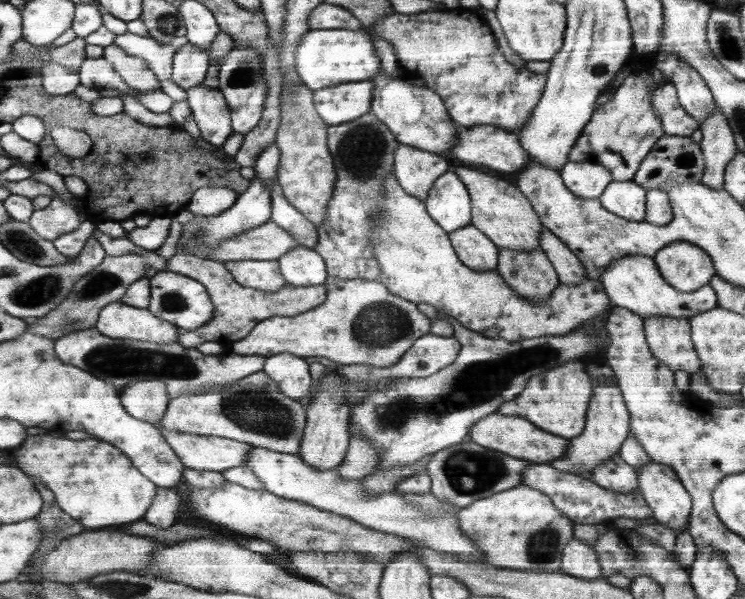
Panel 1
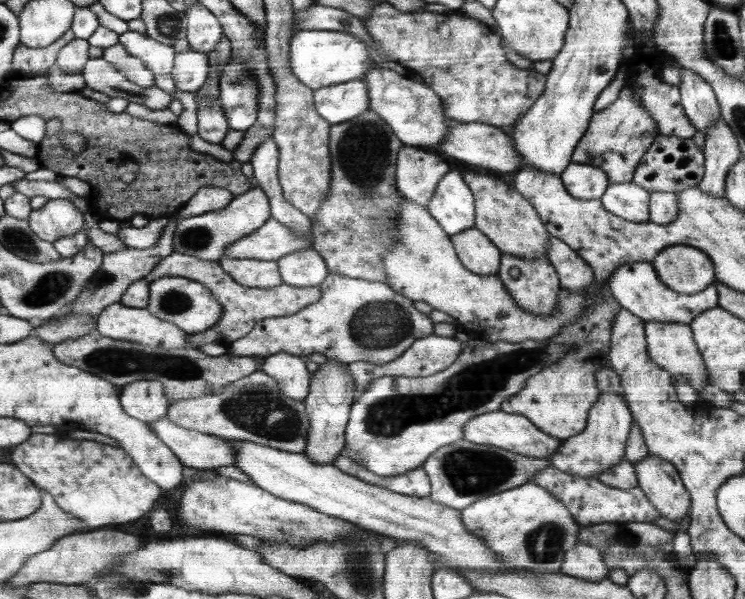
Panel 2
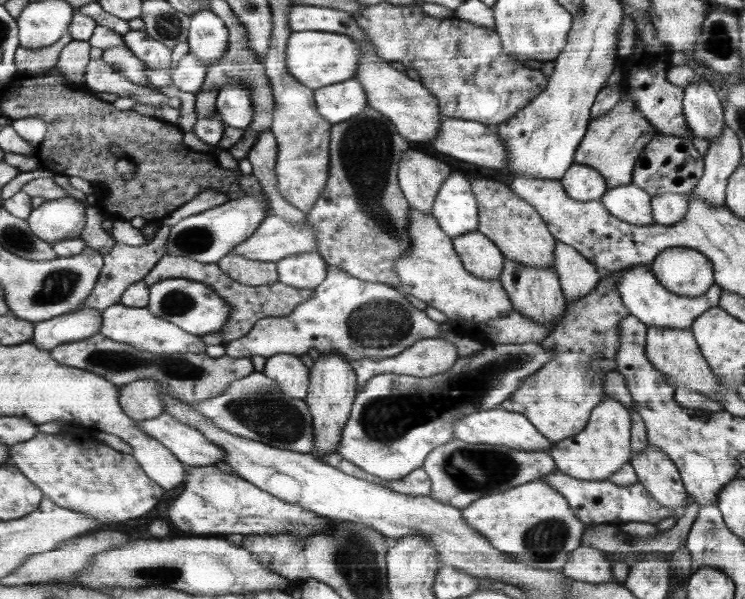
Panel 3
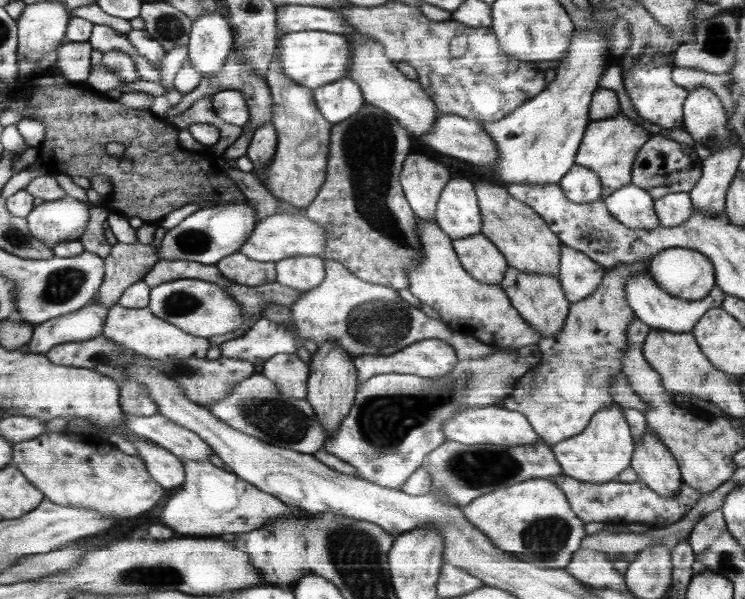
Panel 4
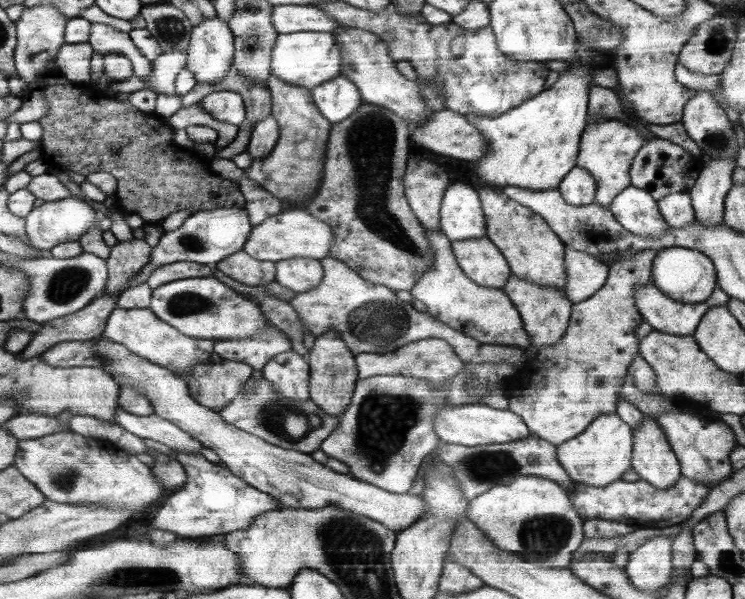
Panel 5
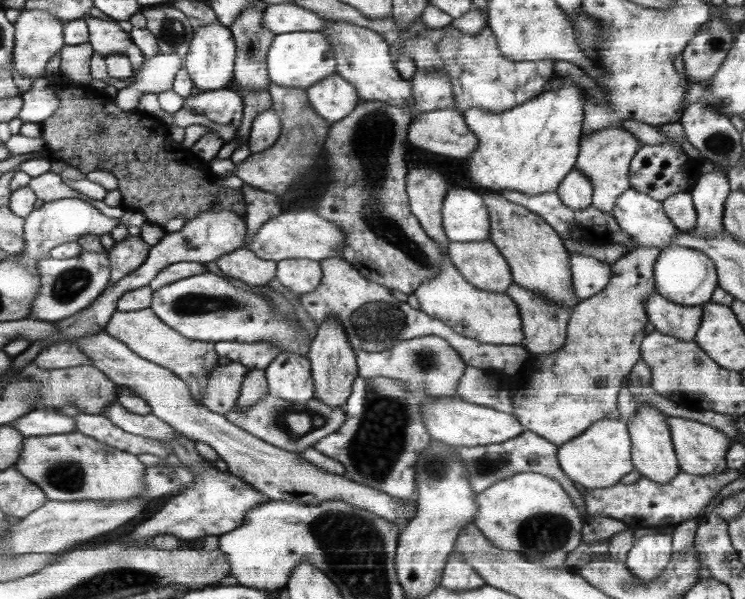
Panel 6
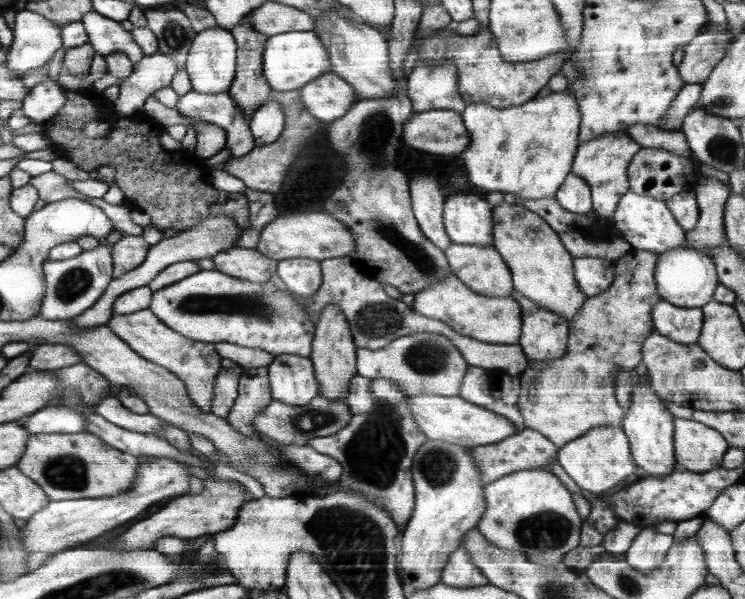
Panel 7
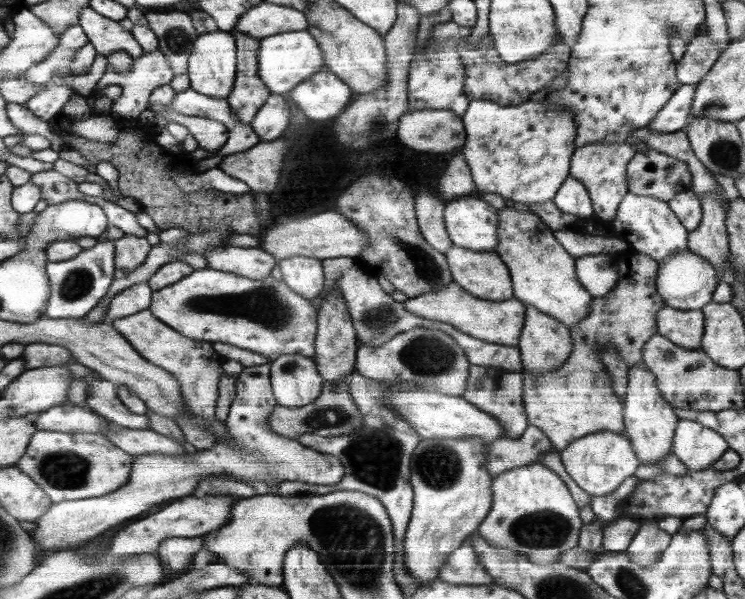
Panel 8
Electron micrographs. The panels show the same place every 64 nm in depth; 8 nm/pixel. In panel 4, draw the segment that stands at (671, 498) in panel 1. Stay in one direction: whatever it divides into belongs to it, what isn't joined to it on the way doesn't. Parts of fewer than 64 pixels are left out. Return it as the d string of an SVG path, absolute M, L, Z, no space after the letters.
M650 430L645 432L641 442L636 444L631 466L637 472L639 480L648 488L656 491L662 498L673 498L681 491L680 465L656 433Z

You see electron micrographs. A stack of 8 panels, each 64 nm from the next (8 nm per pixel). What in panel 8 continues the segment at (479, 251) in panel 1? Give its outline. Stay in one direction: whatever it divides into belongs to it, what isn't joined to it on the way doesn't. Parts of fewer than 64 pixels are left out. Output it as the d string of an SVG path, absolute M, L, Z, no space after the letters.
M453 248L444 253L457 284L482 300L513 299L512 274L497 252Z

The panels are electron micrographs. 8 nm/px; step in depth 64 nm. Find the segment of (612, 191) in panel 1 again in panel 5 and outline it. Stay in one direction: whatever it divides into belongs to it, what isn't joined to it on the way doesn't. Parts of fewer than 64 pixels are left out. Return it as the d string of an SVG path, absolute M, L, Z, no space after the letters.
M630 186L608 208L625 230L642 238L660 238L670 230L657 199L646 189Z

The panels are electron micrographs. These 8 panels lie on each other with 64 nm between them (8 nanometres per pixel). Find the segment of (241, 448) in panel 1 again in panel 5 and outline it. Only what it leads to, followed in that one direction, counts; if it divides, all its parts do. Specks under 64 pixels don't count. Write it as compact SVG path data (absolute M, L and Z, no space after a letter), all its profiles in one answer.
M117 408L114 422L128 432L150 440L172 453L201 454L203 444L197 438L156 413L150 416L136 416L122 408Z

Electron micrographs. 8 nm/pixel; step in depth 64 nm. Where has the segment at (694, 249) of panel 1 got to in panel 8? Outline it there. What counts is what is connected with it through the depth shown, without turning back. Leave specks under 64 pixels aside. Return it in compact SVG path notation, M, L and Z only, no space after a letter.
M689 250L678 252L673 257L669 256L664 263L659 264L656 280L657 292L665 305L672 309L701 310L706 304L713 302L712 298L718 284L717 274L712 264Z

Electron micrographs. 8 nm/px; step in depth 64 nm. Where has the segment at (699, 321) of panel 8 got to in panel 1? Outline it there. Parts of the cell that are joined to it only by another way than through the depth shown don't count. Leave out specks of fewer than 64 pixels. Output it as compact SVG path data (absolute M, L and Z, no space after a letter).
M628 256L614 260L610 268L606 266L600 282L615 307L626 308L642 318L672 316L692 319L718 307L717 290L709 284L697 288L696 292L681 292L661 276L653 258L646 256Z

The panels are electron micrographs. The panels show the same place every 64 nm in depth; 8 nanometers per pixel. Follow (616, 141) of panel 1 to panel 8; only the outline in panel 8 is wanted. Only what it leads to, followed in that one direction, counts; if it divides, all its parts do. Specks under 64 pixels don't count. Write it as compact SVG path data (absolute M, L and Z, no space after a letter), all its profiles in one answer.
M632 140L624 143L588 143L576 148L572 158L569 176L577 178L589 189L592 198L593 212L597 220L612 222L617 216L621 200L628 193L626 171L632 157L637 152L637 146Z

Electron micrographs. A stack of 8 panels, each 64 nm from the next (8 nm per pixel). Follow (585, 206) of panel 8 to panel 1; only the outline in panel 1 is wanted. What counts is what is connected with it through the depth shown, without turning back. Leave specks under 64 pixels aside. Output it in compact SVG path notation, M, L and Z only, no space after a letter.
M568 162L559 170L565 187L576 196L600 198L612 183L613 175L599 164Z

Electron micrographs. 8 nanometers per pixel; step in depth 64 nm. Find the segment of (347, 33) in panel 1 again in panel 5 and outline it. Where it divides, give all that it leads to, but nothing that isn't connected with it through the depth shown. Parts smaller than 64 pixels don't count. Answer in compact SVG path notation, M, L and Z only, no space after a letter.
M330 32L280 34L272 52L272 75L307 89L316 88L319 84L340 75L342 66L341 46Z

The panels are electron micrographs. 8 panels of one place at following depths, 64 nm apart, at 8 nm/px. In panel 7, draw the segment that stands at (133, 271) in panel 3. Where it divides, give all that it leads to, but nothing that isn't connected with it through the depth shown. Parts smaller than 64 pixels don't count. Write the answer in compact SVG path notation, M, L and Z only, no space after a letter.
M124 234L123 238L114 243L114 279L134 271L146 258L151 246L143 236Z

